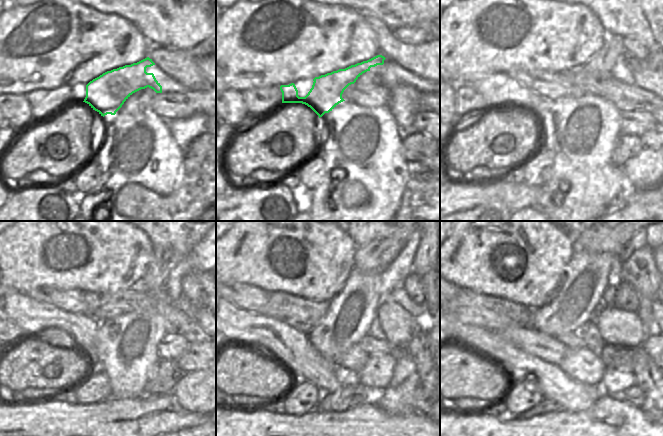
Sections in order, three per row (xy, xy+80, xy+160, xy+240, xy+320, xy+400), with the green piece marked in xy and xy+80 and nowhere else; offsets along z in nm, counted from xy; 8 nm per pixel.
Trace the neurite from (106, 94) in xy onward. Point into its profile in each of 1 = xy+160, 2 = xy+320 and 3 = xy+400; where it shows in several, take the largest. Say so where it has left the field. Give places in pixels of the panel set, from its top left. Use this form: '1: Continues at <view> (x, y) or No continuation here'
1: Continues at xy+160 (498, 89)
2: Continues at xy+320 (292, 348)
3: Continues at xy+400 (572, 395)

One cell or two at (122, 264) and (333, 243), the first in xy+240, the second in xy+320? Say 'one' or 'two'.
one

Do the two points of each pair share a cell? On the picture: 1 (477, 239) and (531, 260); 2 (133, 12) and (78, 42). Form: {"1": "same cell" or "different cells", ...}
{"1": "same cell", "2": "different cells"}

